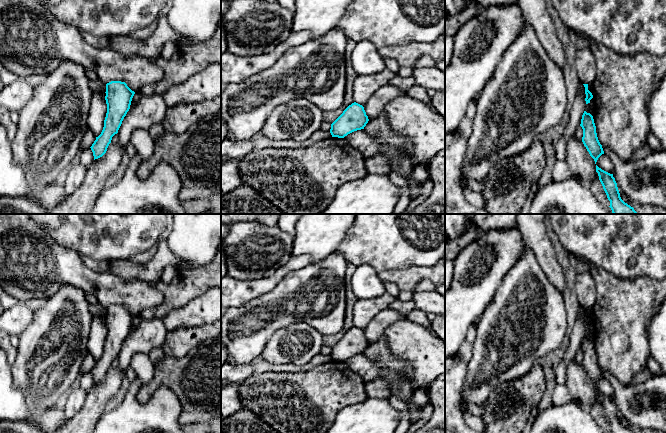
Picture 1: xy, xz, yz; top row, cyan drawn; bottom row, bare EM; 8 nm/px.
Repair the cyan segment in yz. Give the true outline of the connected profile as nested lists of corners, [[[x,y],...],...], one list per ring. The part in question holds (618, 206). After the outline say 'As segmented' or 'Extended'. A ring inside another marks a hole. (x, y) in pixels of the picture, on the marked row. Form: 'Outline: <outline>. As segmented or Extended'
Outline: [[[596,165],[596,172],[603,189],[610,201],[610,208],[613,214],[638,214],[633,207],[625,203],[621,197],[617,187],[617,183],[613,174],[610,174]]]. As segmented

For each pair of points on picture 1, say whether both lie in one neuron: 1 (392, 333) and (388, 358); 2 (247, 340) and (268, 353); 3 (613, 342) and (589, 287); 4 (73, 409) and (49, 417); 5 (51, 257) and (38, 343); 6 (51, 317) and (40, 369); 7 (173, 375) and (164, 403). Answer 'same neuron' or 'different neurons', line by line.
1: different neurons
2: different neurons
3: different neurons
4: different neurons
5: different neurons
6: same neuron
7: different neurons

